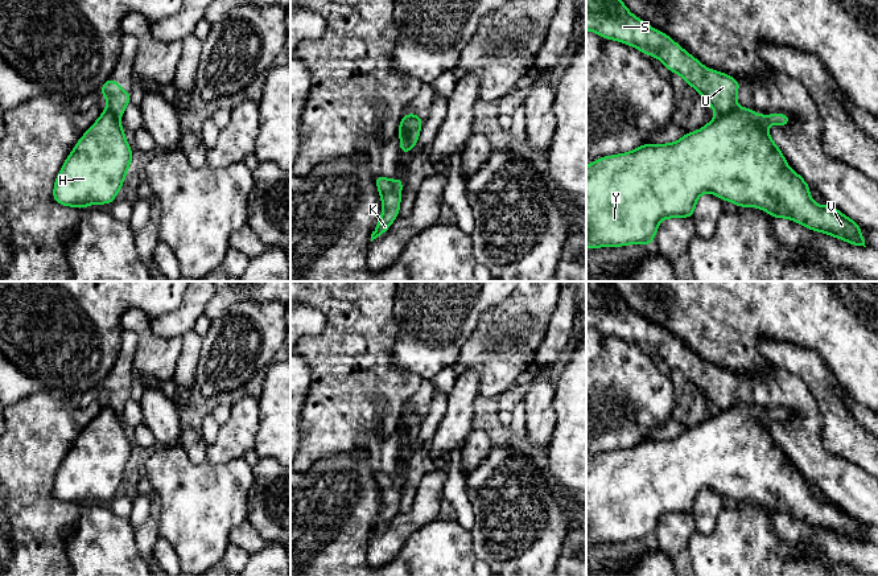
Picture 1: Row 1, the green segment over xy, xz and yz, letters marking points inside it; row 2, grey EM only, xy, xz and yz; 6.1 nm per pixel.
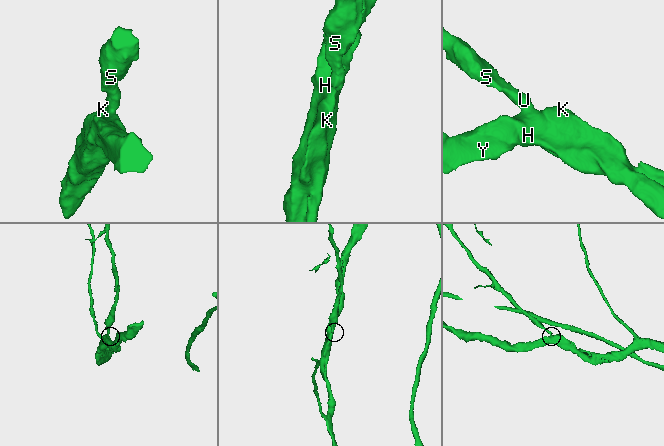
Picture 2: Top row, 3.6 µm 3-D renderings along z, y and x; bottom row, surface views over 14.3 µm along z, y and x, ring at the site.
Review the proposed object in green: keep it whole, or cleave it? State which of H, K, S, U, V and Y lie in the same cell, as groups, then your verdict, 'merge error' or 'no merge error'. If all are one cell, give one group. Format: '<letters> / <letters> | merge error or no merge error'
H K V Y / S U | merge error

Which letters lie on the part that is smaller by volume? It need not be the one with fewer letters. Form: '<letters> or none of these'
S, U

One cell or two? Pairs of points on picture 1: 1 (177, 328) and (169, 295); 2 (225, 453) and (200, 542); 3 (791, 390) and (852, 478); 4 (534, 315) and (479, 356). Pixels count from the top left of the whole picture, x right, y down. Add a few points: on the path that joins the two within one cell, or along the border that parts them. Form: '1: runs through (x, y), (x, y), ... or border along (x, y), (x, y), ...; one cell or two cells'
1: border along (184, 295), (174, 308), (152, 320); two cells
2: border along (242, 457), (225, 463), (211, 463); two cells
3: runs through (808, 414), (810, 444), (828, 463); one cell
4: runs through (520, 324), (493, 352); one cell

